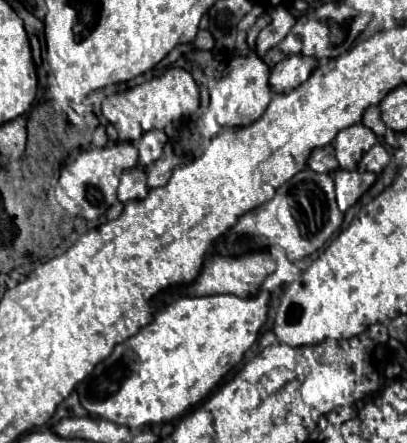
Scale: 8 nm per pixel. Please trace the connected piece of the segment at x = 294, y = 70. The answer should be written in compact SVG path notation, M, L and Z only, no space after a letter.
M289 55L281 63L275 65L275 69L269 75L269 83L275 91L293 91L297 85L301 85L311 71L315 69L315 61L301 57L301 55Z

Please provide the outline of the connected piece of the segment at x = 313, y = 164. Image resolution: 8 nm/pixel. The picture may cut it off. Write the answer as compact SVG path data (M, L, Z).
M331 145L315 149L309 157L309 169L313 169L315 173L331 173L339 167L337 159L335 159L335 151Z

